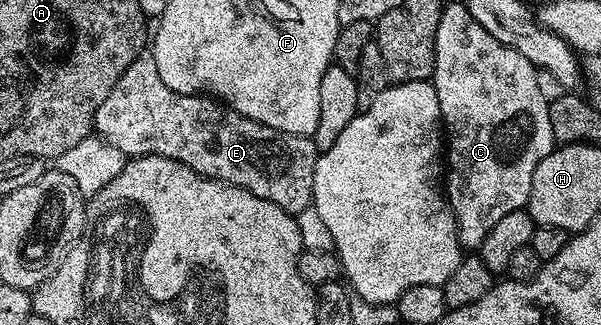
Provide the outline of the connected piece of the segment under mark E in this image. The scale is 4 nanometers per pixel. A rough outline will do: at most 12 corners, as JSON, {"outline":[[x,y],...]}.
{"outline":[[143,53],[99,105],[126,157],[167,157],[300,216],[319,156]]}

